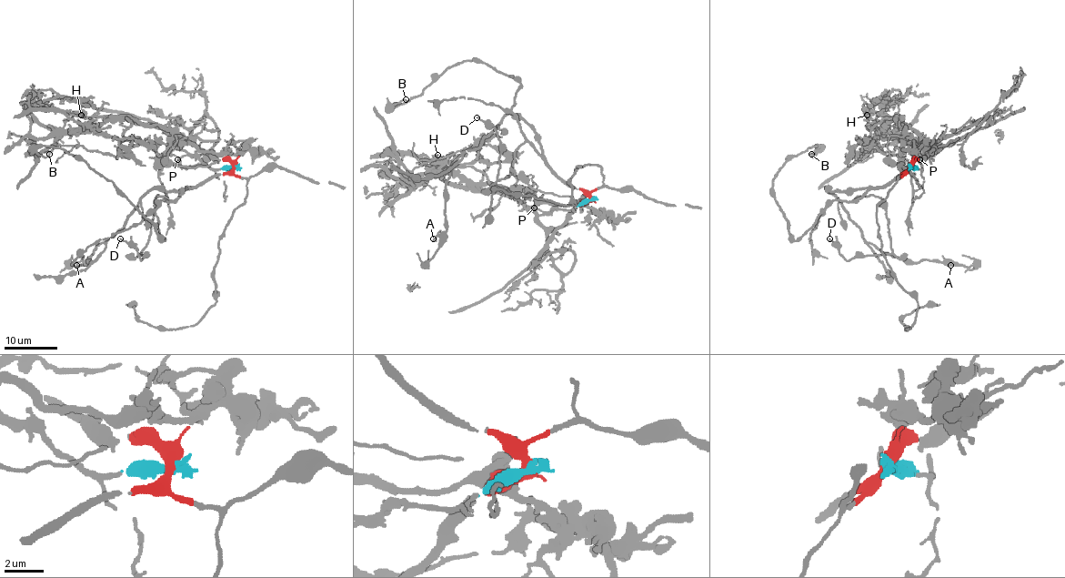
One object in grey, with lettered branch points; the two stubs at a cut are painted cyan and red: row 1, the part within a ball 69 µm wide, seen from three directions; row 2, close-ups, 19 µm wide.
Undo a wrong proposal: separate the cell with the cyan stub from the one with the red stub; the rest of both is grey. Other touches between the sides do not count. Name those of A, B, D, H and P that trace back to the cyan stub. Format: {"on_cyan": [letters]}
{"on_cyan": ["H", "P"]}

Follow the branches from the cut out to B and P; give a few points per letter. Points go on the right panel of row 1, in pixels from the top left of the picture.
B: (909, 167), (860, 197), (833, 201), (796, 239), (773, 181), (788, 160), (816, 146), (811, 155)
P: (909, 167), (922, 169), (920, 157), (923, 155), (919, 158)

